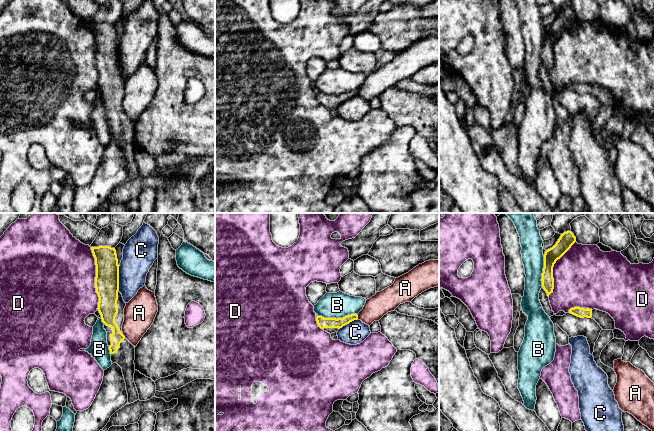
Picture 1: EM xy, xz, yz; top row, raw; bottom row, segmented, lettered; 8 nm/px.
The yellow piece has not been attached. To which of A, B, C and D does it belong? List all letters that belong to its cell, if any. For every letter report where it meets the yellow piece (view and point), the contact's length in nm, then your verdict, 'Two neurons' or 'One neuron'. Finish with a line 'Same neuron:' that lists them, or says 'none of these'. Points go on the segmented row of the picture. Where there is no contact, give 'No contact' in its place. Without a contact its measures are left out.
A: Touches yellow at xz (357, 316). Shared border 40 nm. Two neurons
B: Touches yellow at xz (338, 318). Shared border 320 nm. Two neurons
C: Touches yellow at xy (118, 278). Shared border 200 nm. Two neurons
D: Touches yellow at xy (95, 278). Shared border 500 nm. Two neurons
Same neuron: none of these

